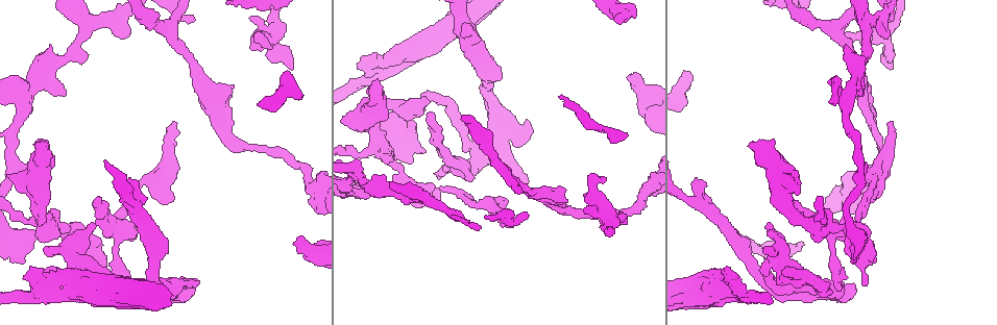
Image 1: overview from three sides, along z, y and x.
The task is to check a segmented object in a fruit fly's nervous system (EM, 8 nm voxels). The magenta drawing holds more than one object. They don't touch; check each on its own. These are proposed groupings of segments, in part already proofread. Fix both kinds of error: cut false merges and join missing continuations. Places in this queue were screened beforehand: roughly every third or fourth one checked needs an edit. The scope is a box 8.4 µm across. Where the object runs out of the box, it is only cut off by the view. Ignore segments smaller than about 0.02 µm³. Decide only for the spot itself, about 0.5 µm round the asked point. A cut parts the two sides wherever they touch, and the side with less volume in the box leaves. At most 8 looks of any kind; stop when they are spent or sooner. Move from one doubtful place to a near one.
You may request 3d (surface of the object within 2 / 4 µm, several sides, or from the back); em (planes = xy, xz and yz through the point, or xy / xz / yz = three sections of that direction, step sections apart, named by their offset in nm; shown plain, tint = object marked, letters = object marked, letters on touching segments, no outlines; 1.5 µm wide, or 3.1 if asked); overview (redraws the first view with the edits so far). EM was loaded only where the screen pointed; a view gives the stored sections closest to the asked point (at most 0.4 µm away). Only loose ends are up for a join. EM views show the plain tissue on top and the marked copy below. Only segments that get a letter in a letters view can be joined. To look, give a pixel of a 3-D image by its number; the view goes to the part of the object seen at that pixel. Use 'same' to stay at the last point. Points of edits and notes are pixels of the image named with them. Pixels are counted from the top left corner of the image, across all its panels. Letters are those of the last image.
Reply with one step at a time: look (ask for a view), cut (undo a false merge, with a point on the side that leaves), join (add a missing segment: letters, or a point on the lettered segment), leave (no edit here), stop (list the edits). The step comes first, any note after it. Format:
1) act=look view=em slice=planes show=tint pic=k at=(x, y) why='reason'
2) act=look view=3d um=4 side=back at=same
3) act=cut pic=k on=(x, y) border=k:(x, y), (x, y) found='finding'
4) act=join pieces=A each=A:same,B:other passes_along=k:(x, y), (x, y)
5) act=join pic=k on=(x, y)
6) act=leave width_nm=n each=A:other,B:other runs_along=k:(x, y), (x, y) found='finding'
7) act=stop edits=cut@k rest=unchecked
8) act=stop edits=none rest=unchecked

act=look view=3d um=4 pic=1 at=(626, 77) why='branch stops here'

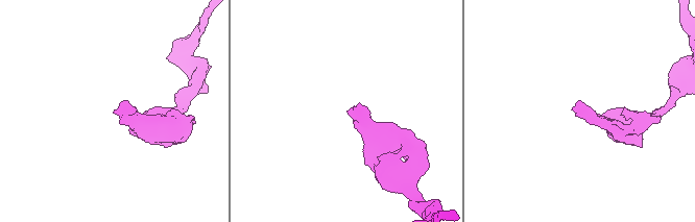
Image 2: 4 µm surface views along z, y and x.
act=look view=em slice=planes show=letters pic=2 at=(114, 111)

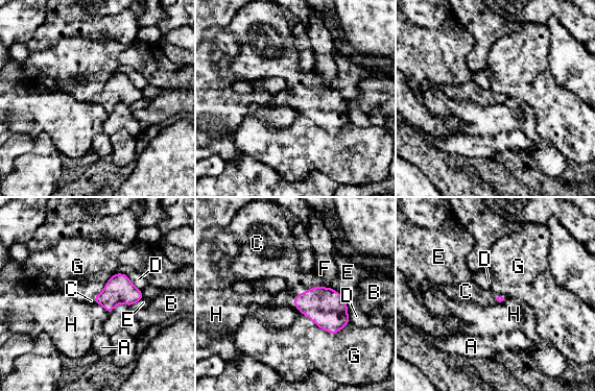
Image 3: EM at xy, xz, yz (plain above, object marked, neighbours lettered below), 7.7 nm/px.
act=join pieces=C each=A:other,B:other,C:same,D:other,E:other,F:other,G:other,H:other passes_along=3:(325, 307), (308, 290), (286, 266) found='the neuron continues'

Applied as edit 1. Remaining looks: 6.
act=look view=3d um=4 pic=1 at=(866, 161) why='free end'

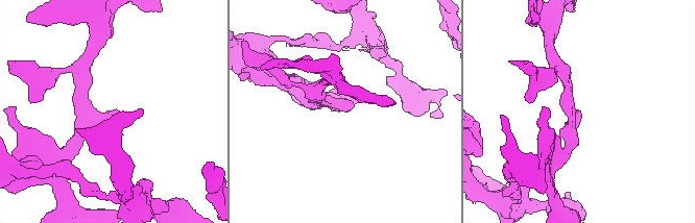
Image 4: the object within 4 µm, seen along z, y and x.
act=look view=em slice=xz step=8 show=tint pic=4 at=(350, 108) arm_widths_nm=200,220

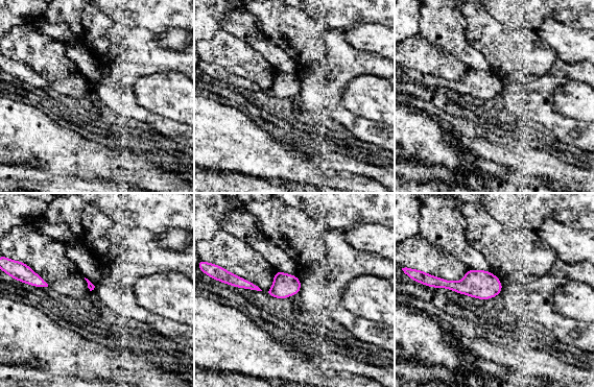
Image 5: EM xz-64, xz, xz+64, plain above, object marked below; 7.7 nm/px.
act=look view=em slice=planes show=letters at=same

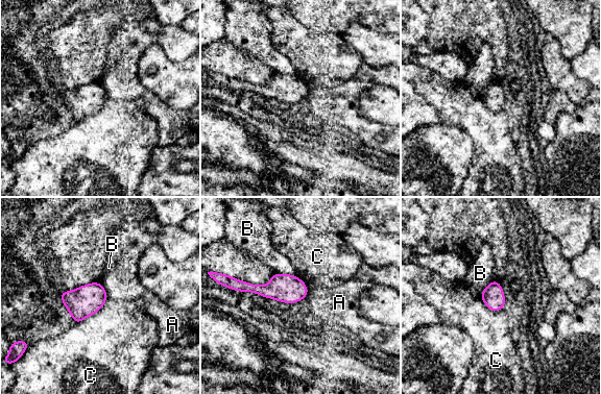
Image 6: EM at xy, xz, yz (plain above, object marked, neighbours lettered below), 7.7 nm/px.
act=leave width_nm=170 each=A:other,B:other,C:other found='none of them fits'

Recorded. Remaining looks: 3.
act=look view=3d um=4 pic=1 at=(174, 123) why='tapers out'

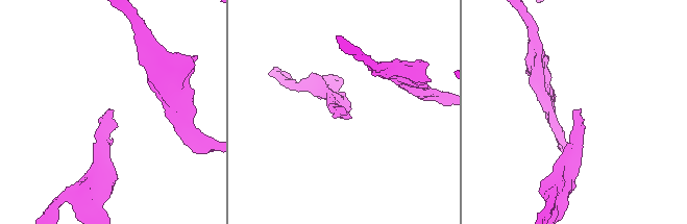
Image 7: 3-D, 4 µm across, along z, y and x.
act=look view=em slice=planes show=letters pic=7 at=(110, 110)

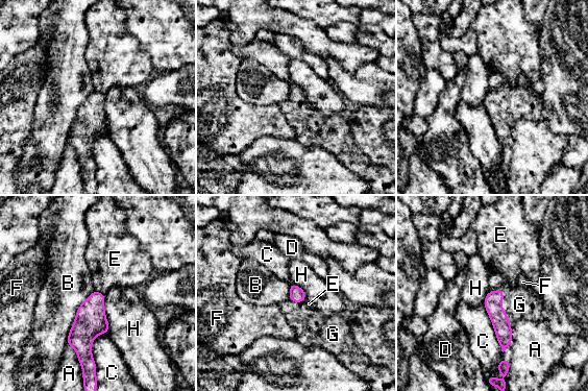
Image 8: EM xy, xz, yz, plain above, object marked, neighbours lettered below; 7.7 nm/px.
act=join pieces=G width_nm=110 each=A:other,B:other,C:other,D:other,E:other,F:other,G:same,H:other passes_along=8:(492, 302), (500, 308), (519, 303) found='it goes on there'

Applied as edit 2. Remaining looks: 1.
act=stop edits=join@3,join@8 rest=unchecked

